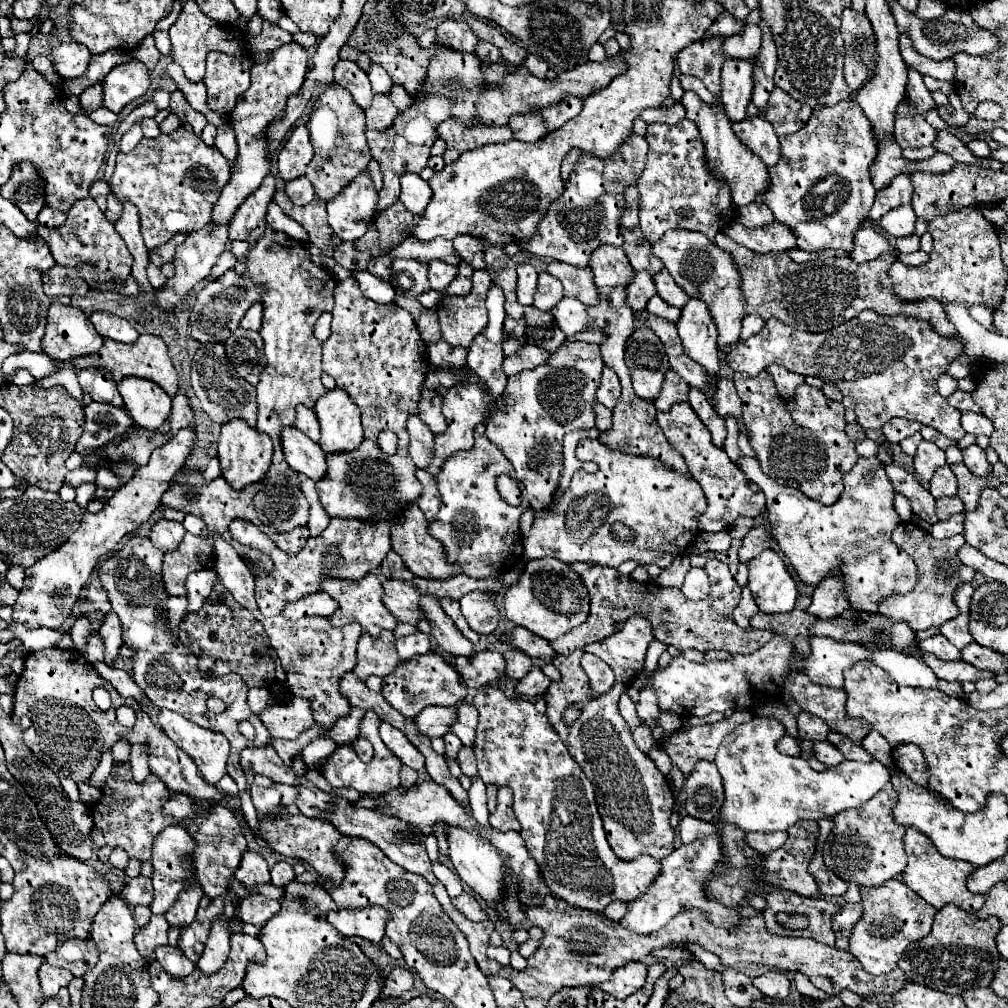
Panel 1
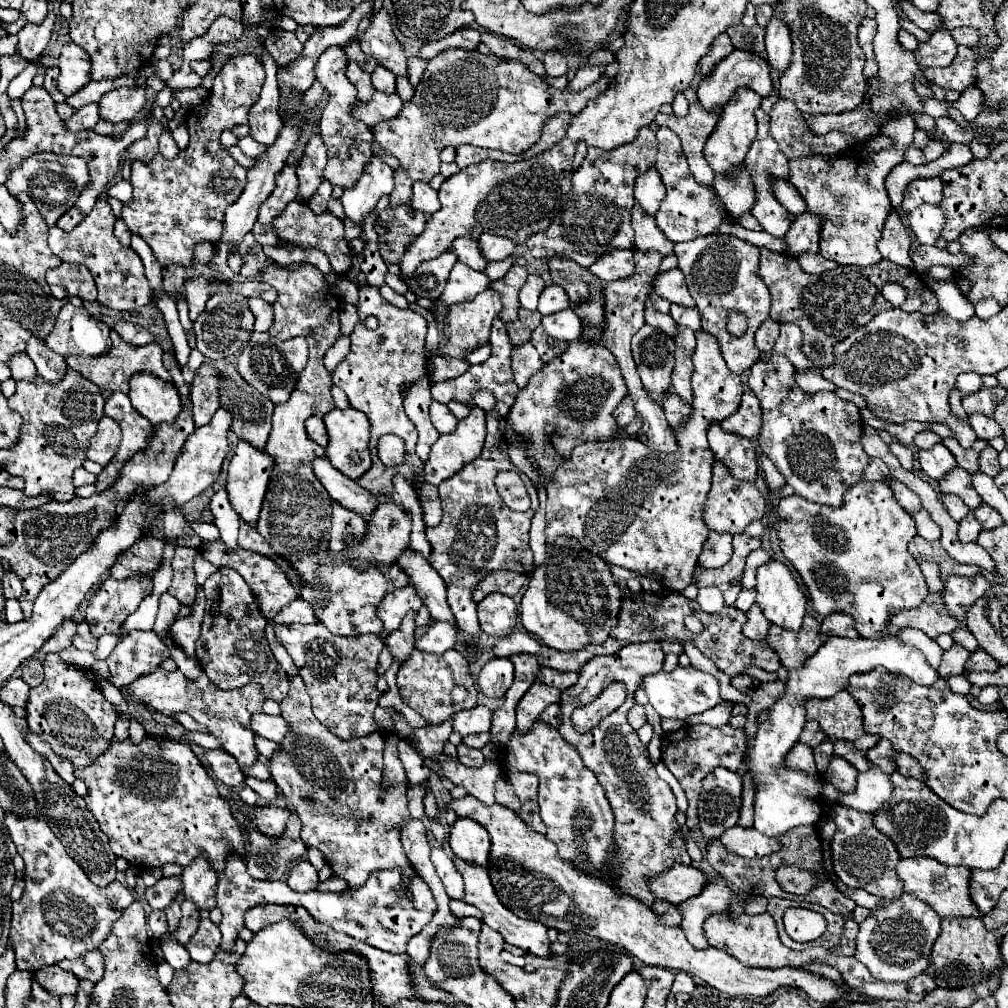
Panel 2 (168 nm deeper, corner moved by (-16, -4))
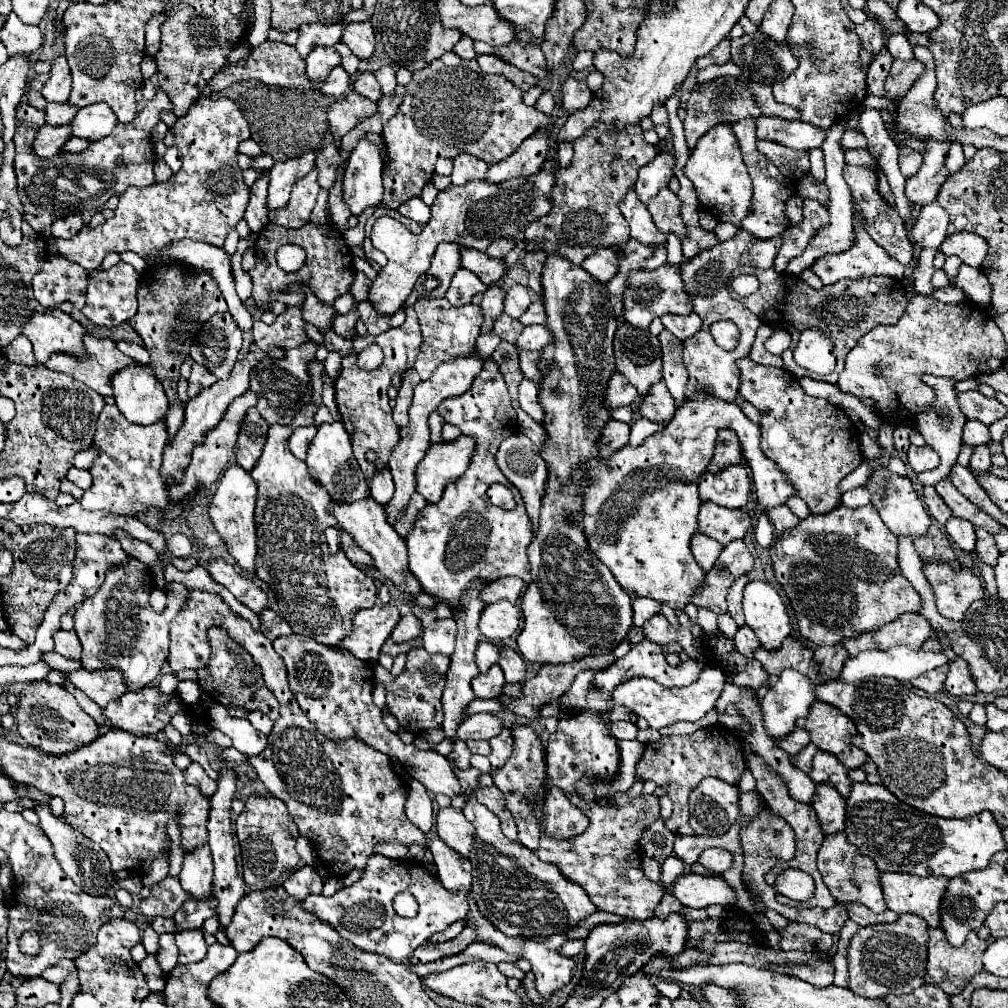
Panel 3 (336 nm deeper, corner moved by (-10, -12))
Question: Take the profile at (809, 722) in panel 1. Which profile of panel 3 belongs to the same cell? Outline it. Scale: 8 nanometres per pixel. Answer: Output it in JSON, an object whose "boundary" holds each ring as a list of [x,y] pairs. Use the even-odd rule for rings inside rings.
{"boundary":[[[796,727],[788,737],[778,741],[778,745],[790,755],[800,753],[808,743],[810,743],[810,733],[806,733],[806,729],[800,729],[800,727]]]}

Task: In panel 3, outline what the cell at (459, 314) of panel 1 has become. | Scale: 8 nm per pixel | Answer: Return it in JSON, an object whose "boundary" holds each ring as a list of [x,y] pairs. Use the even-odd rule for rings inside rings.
{"boundary":[[[418,299],[414,311],[420,319],[420,329],[424,337],[424,343],[414,363],[414,369],[418,371],[422,381],[428,379],[440,363],[468,357],[470,353],[474,353],[474,343],[482,327],[482,309],[478,309],[478,305],[468,303],[464,307],[452,307],[446,299]]]}

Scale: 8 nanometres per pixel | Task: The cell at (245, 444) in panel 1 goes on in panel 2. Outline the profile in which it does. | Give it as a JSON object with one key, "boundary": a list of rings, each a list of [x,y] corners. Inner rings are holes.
{"boundary":[[[240,441],[234,457],[230,459],[226,491],[228,491],[232,509],[238,513],[242,521],[246,521],[252,527],[256,527],[258,523],[258,513],[260,513],[260,505],[262,505],[262,499],[264,499],[264,493],[270,481],[270,473],[272,473],[272,457],[268,457],[268,453],[264,451],[252,449],[252,445],[248,445],[246,441]]]}

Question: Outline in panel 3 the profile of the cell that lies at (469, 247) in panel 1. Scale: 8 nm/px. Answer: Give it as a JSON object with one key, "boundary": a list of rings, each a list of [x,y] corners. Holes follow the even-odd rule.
{"boundary":[[[498,239],[498,241],[494,241],[494,243],[486,249],[486,255],[492,257],[492,259],[502,259],[512,247],[514,247],[514,241],[510,241],[510,239]]]}

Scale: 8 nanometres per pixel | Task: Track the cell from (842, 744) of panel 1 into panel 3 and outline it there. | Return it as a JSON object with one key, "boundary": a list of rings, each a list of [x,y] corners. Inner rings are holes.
{"boundary":[[[818,751],[814,755],[810,777],[814,783],[832,783],[840,791],[842,797],[850,795],[852,781],[848,777],[848,769],[832,753]]]}

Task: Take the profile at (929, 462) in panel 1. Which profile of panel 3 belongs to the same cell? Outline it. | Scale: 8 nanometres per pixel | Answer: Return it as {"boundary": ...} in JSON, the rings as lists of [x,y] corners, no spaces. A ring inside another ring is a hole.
{"boundary":[[[914,447],[908,449],[908,463],[916,473],[936,469],[940,465],[940,457],[930,447]]]}

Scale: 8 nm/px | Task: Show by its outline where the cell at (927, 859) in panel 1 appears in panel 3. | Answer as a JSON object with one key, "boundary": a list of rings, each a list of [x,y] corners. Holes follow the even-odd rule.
{"boundary":[[[882,873],[882,891],[888,909],[896,913],[914,913],[930,927],[938,927],[940,903],[948,877],[914,877],[906,873]]]}

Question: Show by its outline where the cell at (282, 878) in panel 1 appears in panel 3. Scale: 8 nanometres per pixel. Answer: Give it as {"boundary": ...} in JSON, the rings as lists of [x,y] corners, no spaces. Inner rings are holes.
{"boundary":[[[300,867],[298,871],[294,871],[286,881],[284,881],[284,889],[290,897],[304,901],[308,895],[312,893],[320,893],[322,891],[324,881],[320,879],[320,875],[316,873],[314,867]]]}

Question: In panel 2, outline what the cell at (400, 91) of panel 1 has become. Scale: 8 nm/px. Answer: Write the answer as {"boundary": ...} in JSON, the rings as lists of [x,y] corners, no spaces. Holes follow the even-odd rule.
{"boundary":[[[398,75],[398,79],[396,79],[396,93],[400,95],[400,99],[404,103],[408,103],[412,99],[412,95],[414,95],[414,87],[410,85],[410,81],[406,77]]]}

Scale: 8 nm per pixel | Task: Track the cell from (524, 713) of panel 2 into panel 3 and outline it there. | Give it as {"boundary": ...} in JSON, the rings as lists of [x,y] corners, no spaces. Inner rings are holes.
{"boundary":[[[504,727],[498,737],[492,737],[492,739],[490,739],[490,745],[492,745],[492,751],[490,751],[488,759],[490,759],[492,767],[498,769],[500,765],[506,763],[506,759],[508,759],[510,753],[514,751],[514,747],[512,747],[512,731]]]}

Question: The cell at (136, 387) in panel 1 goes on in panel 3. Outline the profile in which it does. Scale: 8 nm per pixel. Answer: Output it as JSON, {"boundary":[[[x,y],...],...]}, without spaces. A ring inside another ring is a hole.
{"boundary":[[[148,365],[128,367],[112,377],[114,399],[122,415],[138,425],[162,421],[168,413],[168,399],[162,383]]]}

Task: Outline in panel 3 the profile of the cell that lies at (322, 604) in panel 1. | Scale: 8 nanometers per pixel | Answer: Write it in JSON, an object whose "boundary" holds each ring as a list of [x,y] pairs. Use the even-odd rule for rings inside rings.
{"boundary":[[[264,609],[260,619],[262,619],[262,633],[266,633],[266,637],[270,641],[274,641],[276,637],[292,633],[290,625],[286,625],[286,621],[276,611],[272,611],[272,609]]]}

